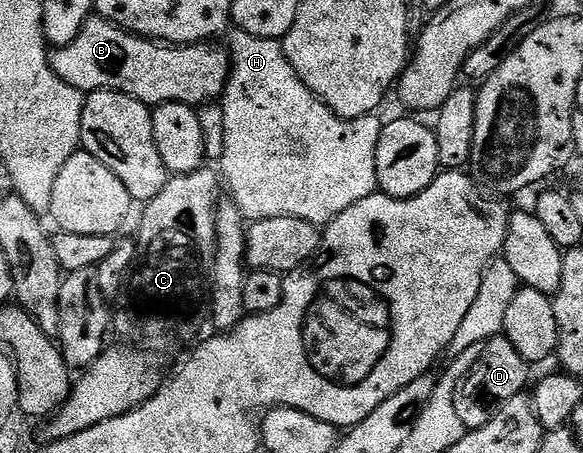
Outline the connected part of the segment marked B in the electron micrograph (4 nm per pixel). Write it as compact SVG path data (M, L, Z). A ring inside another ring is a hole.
M93 16L86 20L82 32L70 40L70 44L57 46L51 51L52 71L66 84L81 92L93 90L121 90L126 96L155 108L167 102L186 104L200 108L203 102L212 102L224 93L224 85L228 82L230 55L227 49L216 47L216 44L197 44L194 46L177 46L175 44L157 44L150 38L139 38L129 34L113 22L105 18Z

